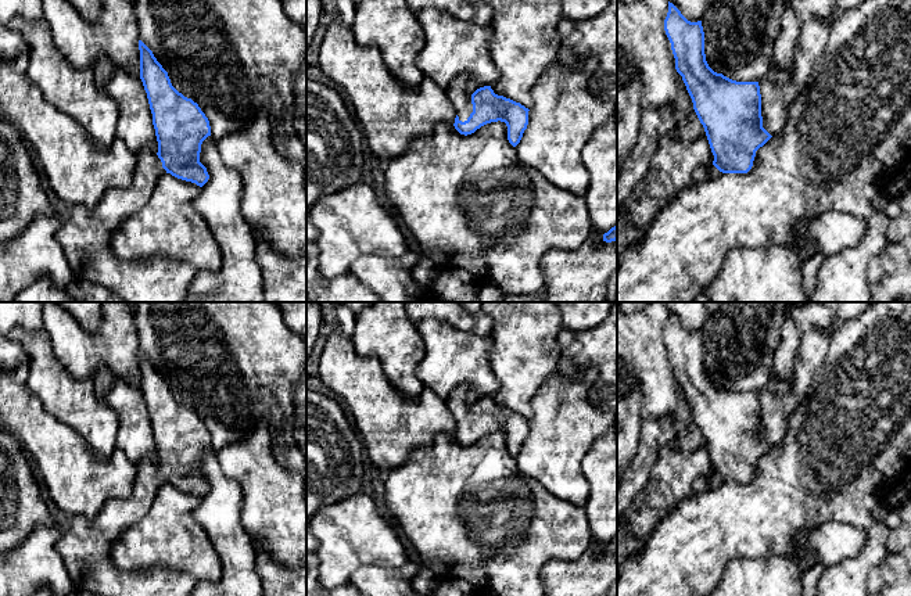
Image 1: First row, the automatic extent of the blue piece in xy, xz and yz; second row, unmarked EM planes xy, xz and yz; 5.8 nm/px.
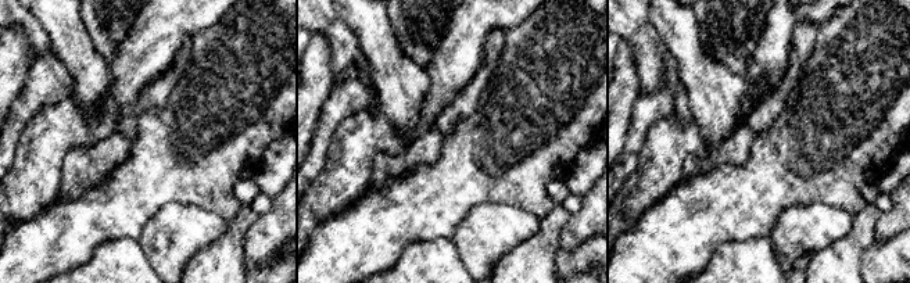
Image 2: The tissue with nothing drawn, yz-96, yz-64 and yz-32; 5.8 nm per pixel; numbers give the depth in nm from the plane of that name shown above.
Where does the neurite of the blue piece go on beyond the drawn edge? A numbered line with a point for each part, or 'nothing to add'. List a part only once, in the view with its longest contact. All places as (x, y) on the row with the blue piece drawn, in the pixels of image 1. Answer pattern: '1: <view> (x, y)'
1: xz (461, 99)

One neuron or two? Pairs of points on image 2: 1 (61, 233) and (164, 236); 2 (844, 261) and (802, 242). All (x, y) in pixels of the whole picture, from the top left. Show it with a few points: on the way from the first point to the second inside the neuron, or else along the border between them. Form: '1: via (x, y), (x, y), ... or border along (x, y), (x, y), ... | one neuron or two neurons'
1: border along (158, 208), (136, 239) | two neurons
2: border along (846, 233), (812, 254) | two neurons

